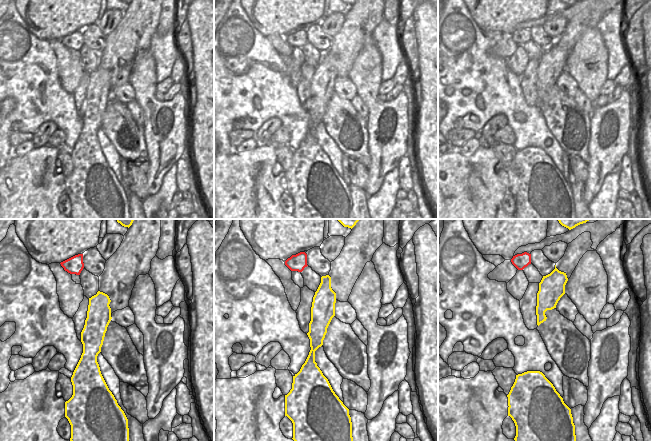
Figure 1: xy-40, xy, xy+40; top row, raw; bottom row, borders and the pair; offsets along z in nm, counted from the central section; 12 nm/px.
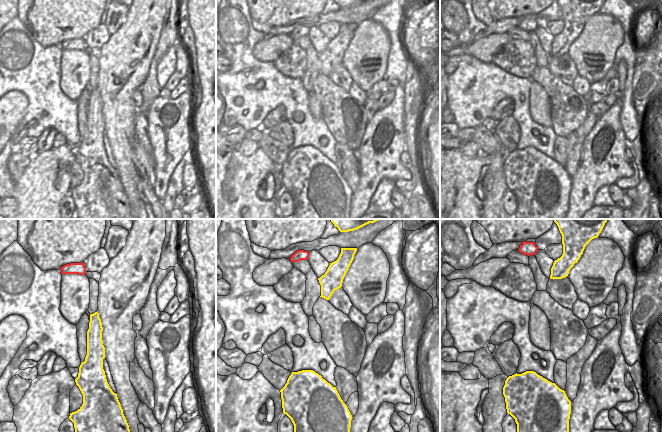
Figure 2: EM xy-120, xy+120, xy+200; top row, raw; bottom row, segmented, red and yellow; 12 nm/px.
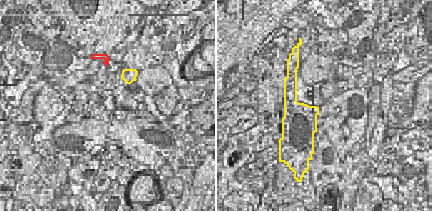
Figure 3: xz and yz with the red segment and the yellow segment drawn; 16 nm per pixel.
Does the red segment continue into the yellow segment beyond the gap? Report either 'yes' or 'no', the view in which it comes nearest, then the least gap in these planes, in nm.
no | xy+40 | 220 nm

